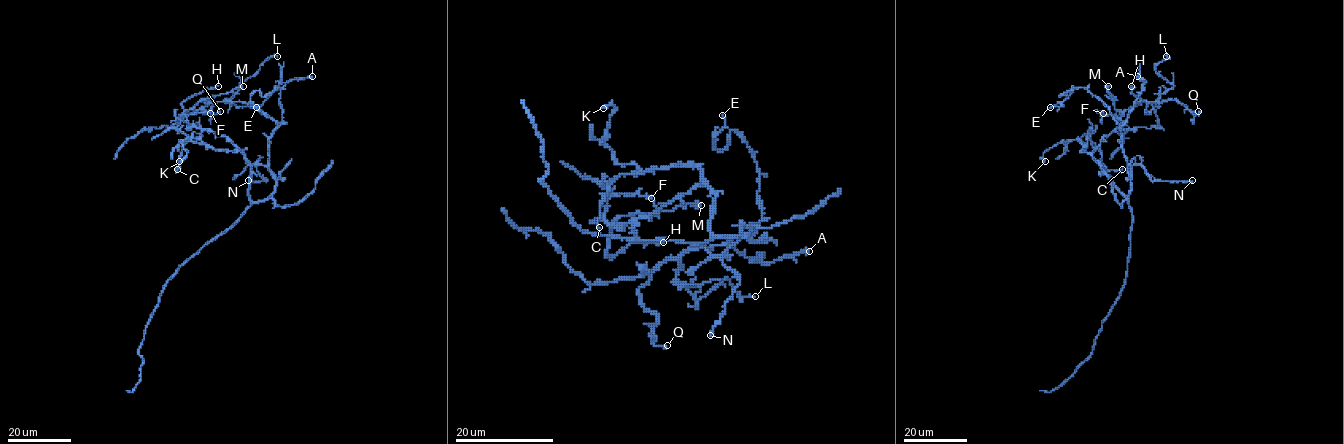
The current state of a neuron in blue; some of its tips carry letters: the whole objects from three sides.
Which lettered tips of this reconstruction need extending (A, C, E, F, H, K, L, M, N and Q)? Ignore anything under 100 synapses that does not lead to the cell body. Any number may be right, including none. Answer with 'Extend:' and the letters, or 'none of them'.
Extend: none of them

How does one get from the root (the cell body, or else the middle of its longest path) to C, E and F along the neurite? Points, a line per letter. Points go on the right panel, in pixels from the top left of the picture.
C: (1128, 193), (1128, 201), (1100, 164), (1081, 150), (1087, 138), (1100, 151), (1101, 163), (1108, 170), (1122, 169)
E: (1128, 193), (1121, 129), (1109, 108), (1084, 88), (1062, 93), (1059, 97), (1072, 90), (1060, 107), (1050, 107)
F: (1128, 193), (1128, 201), (1092, 155), (1100, 140), (1120, 125), (1116, 116), (1100, 114), (1103, 113)

